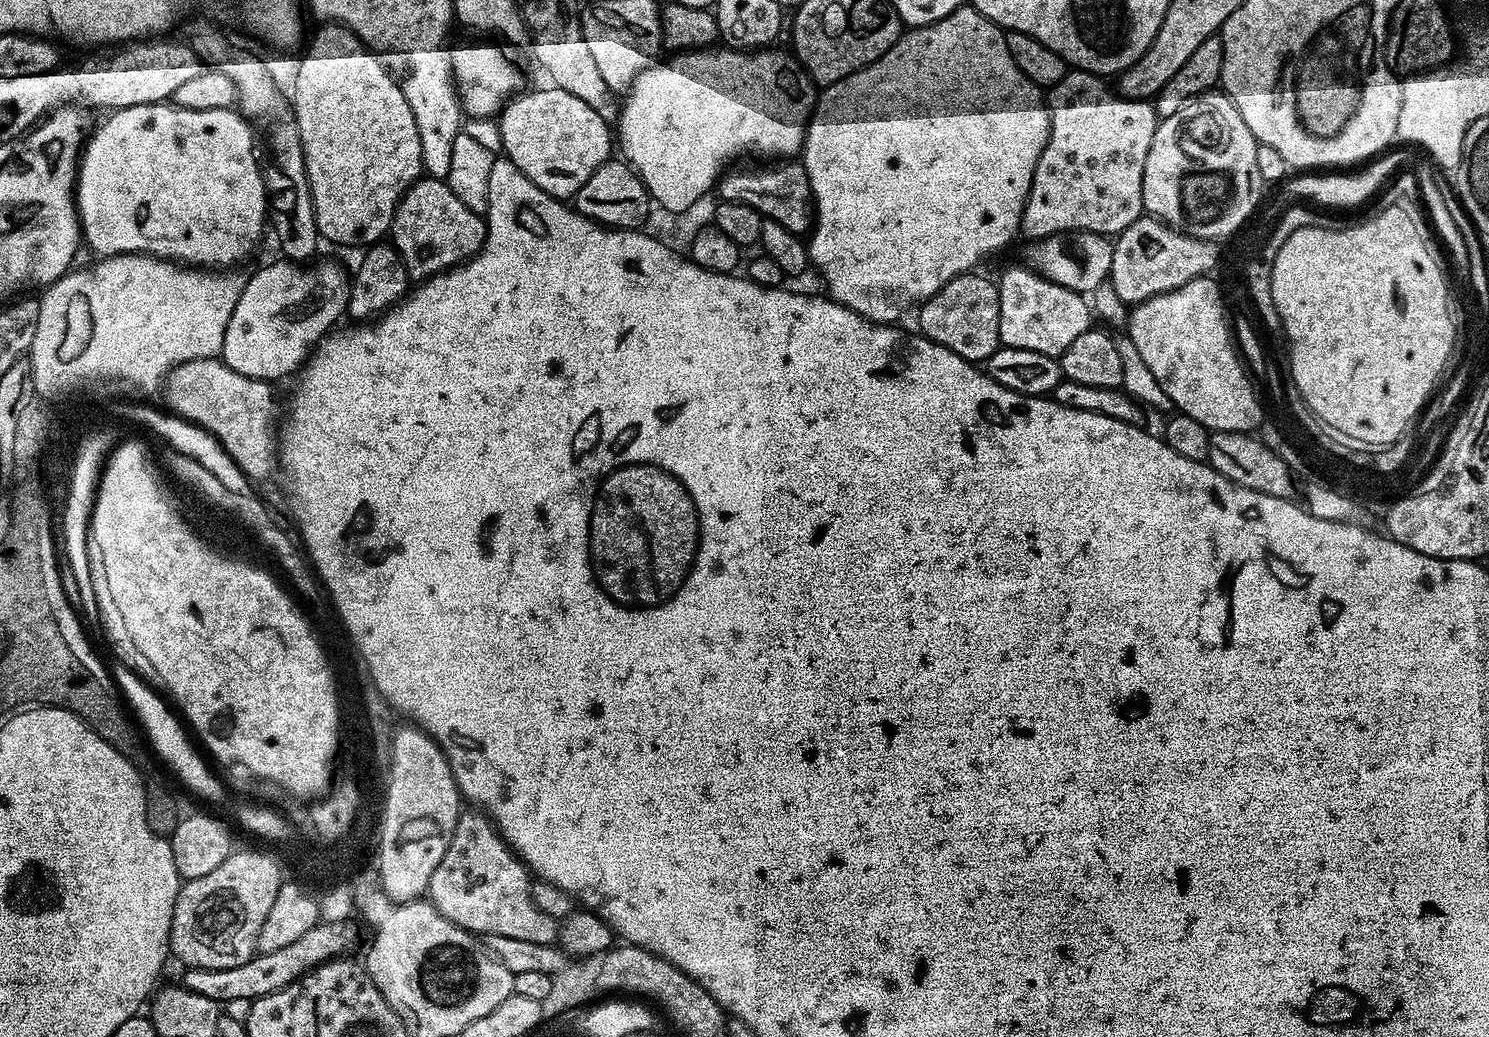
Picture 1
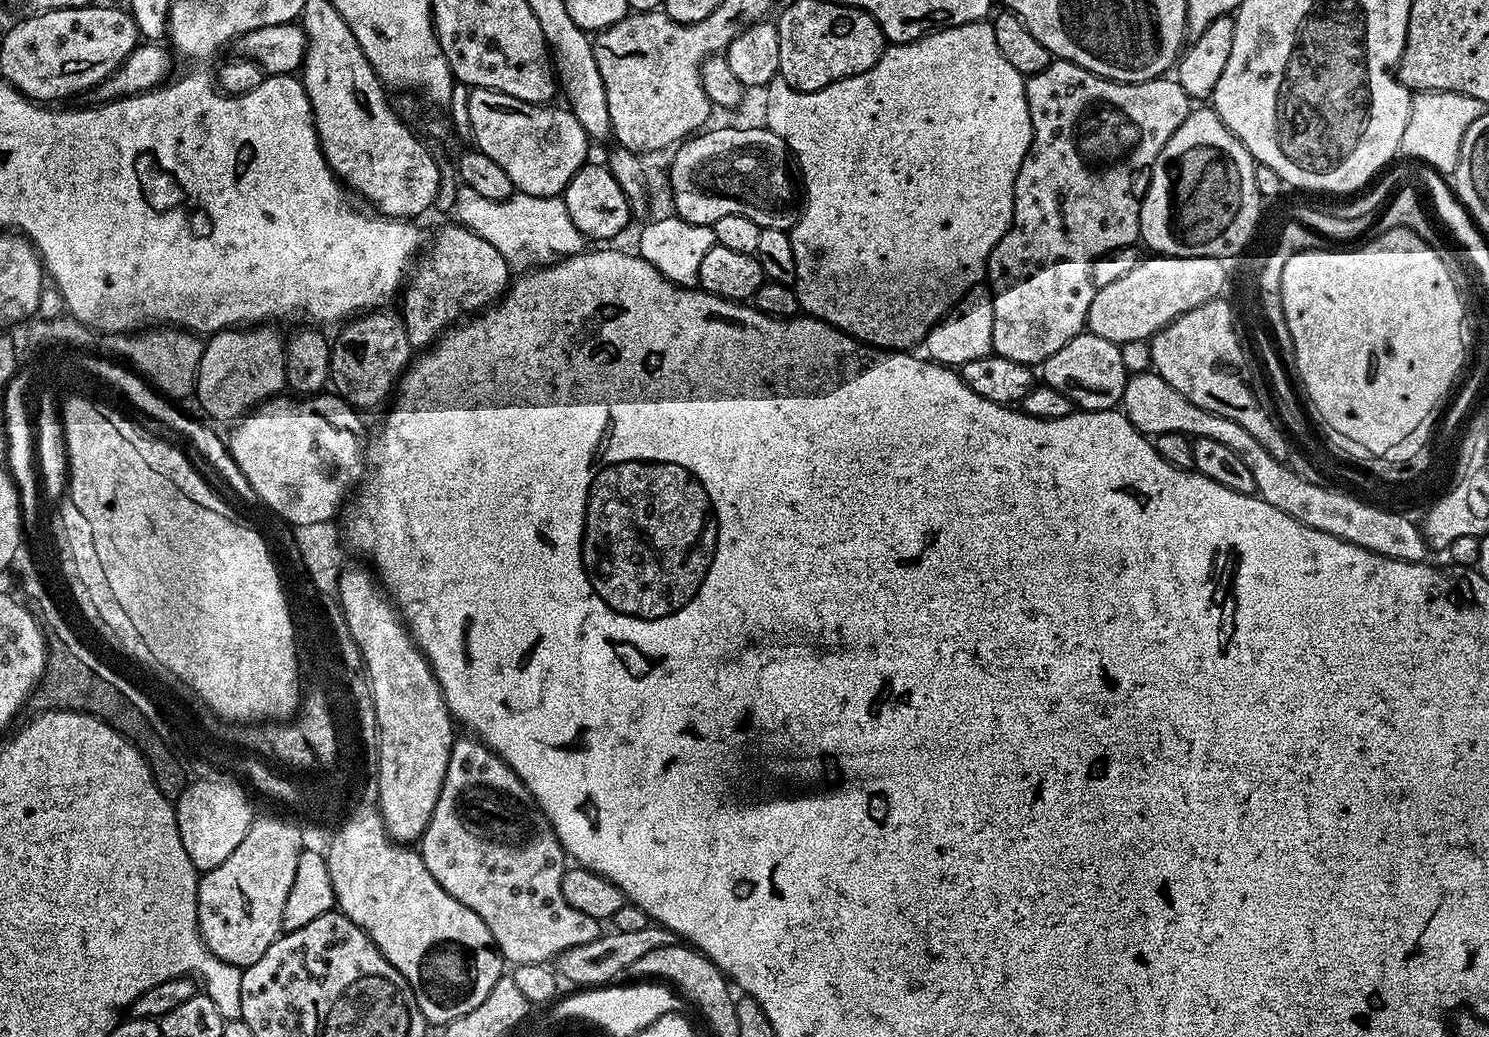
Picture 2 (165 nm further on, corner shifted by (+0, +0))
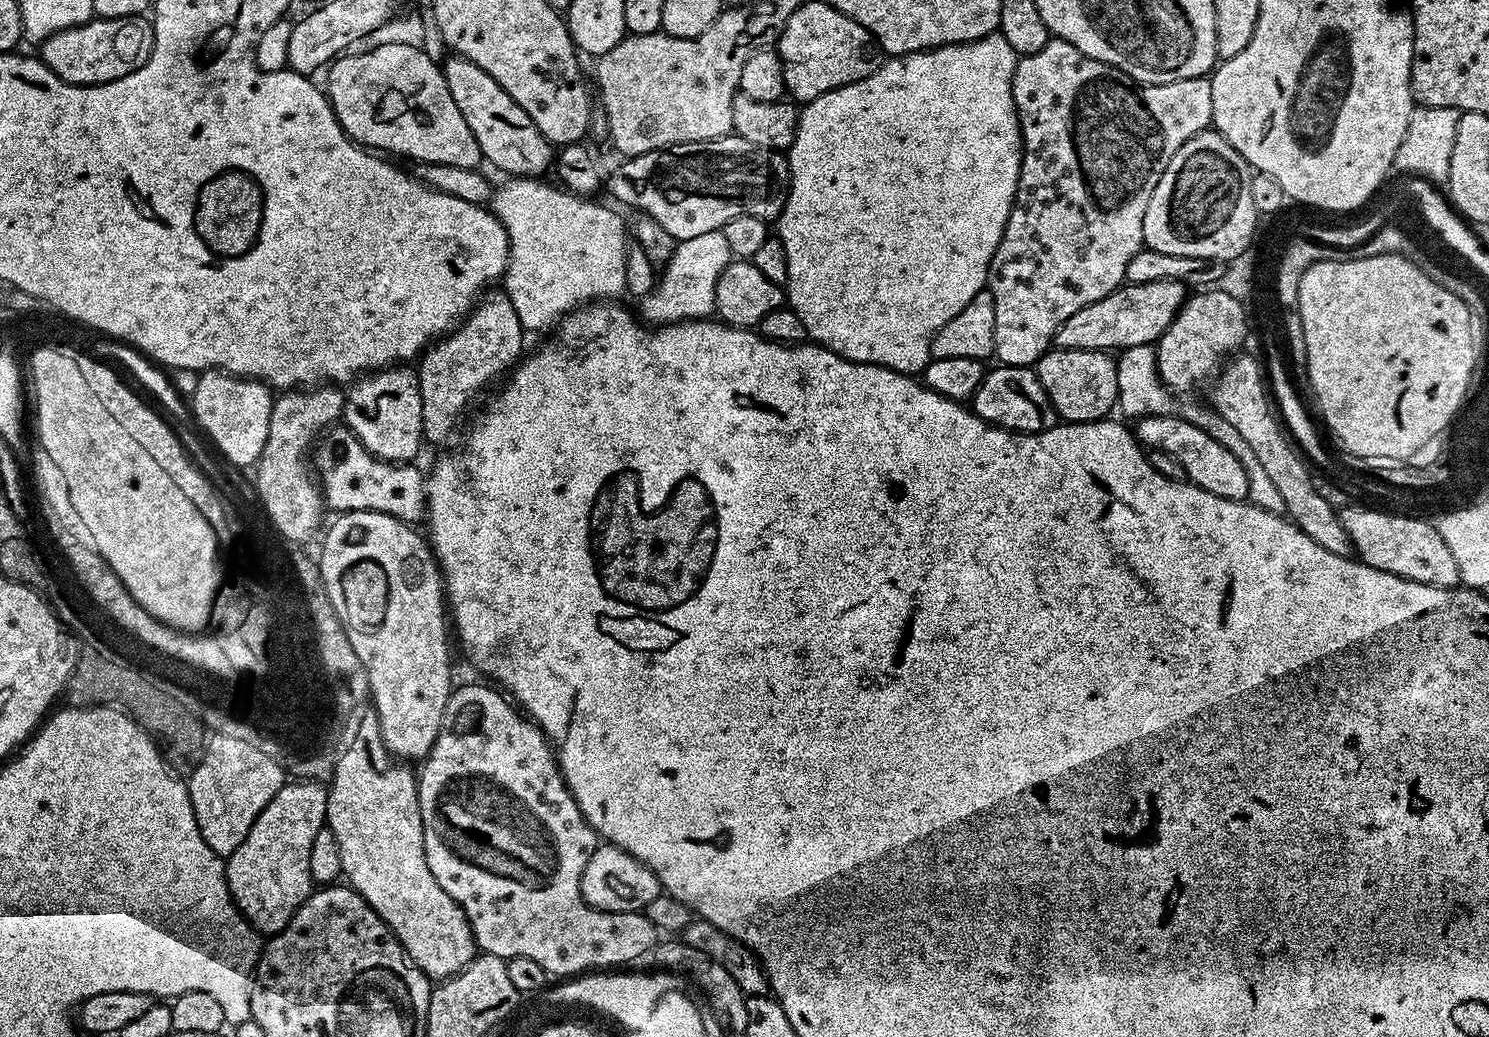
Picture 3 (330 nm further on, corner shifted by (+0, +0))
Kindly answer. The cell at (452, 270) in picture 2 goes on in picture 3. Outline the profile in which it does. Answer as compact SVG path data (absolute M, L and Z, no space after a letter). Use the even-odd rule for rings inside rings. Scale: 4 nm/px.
M488 290L479 297L478 303L473 307L472 311L460 321L459 325L452 329L451 332L447 333L443 338L437 339L435 343L431 345L419 357L418 365L418 375L420 378L420 393L422 394L422 422L424 423L424 438L425 441L430 445L432 444L448 444L456 436L456 431L460 428L460 423L464 420L464 415L468 412L468 407L475 402L480 396L480 391L483 388L488 388L492 384L492 380L496 380L501 376L501 378L507 377L511 373L512 369L520 363L522 357L525 355L526 349L524 349L524 339L526 339L526 333L522 322L518 322L518 313L514 310L514 306L510 302L510 298L502 290Z

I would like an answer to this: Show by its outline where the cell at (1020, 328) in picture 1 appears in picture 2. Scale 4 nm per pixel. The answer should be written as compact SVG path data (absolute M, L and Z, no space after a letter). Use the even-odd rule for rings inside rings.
M1053 59L1046 70L1038 70L1038 74L1027 77L1026 102L1032 119L1032 145L1022 162L1022 170L1018 170L1018 178L1014 186L1014 214L1012 225L1006 230L1006 234L994 246L994 250L988 259L987 283L992 290L994 302L994 342L992 351L1002 358L1010 358L1010 362L1022 362L1029 366L1043 365L1050 354L1058 354L1070 338L1074 338L1079 332L1085 331L1088 322L1090 302L1096 293L1096 284L1092 280L1092 263L1099 256L1104 256L1113 248L1127 248L1135 245L1140 240L1140 203L1148 189L1148 183L1152 177L1152 167L1162 154L1162 146L1170 142L1170 134L1182 126L1182 122L1193 111L1193 101L1182 90L1179 80L1175 78L1161 78L1159 80L1147 80L1137 84L1123 84L1117 80L1108 80L1105 76L1094 74L1082 66L1078 66L1069 60Z

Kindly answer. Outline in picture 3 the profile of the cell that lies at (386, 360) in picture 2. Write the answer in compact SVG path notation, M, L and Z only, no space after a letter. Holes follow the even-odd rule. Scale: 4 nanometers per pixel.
M389 366L364 374L347 389L343 423L370 454L391 464L415 461L425 443L420 378L408 366ZM353 387L353 388L352 388ZM352 388L352 389L351 389Z

